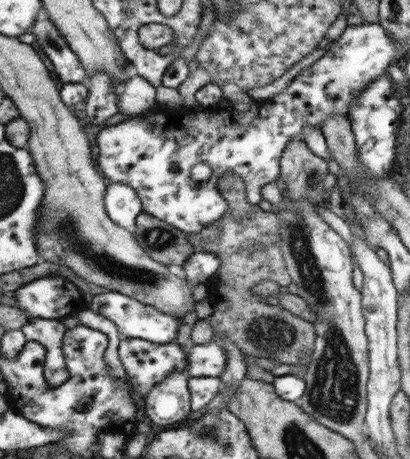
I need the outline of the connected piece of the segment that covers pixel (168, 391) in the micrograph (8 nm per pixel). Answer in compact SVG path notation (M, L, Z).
M174 371L148 391L143 417L157 428L182 424L191 412L190 374Z

